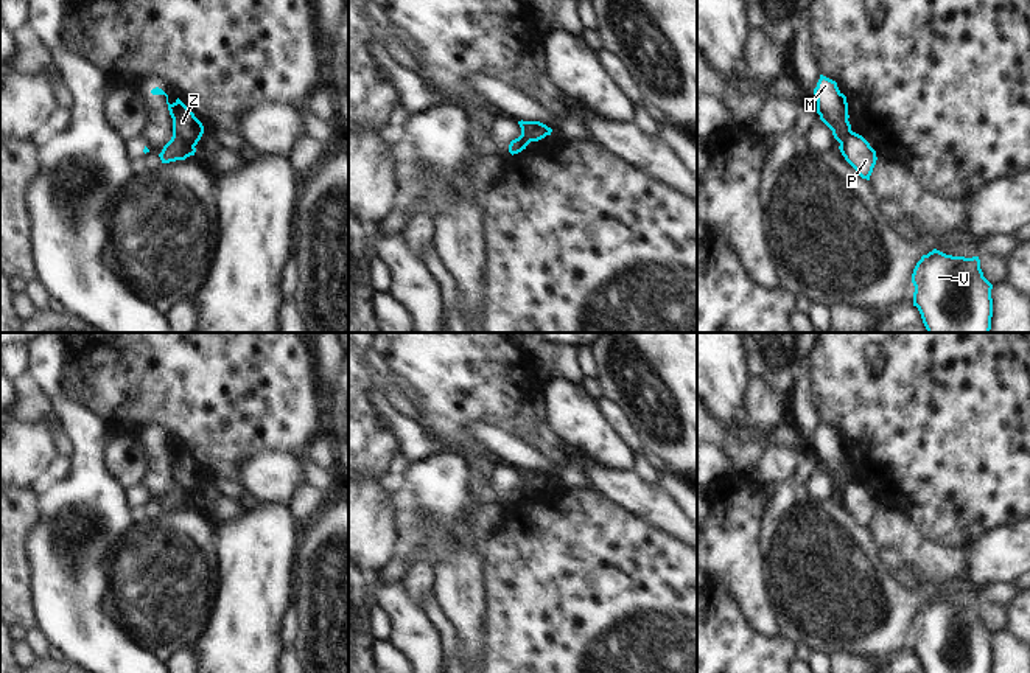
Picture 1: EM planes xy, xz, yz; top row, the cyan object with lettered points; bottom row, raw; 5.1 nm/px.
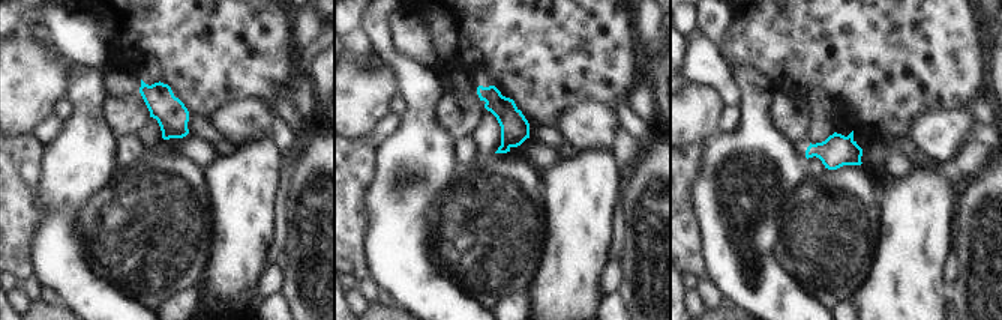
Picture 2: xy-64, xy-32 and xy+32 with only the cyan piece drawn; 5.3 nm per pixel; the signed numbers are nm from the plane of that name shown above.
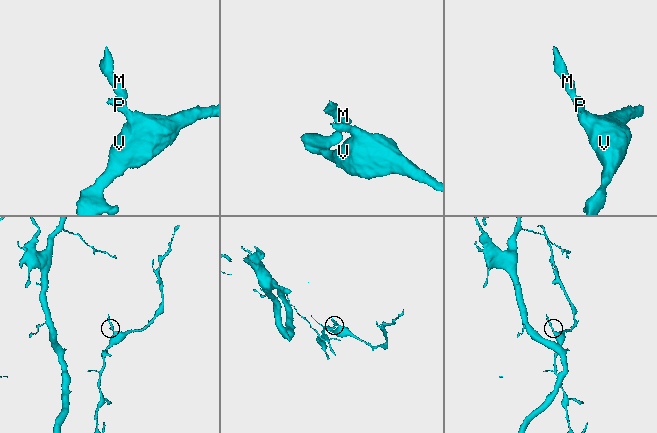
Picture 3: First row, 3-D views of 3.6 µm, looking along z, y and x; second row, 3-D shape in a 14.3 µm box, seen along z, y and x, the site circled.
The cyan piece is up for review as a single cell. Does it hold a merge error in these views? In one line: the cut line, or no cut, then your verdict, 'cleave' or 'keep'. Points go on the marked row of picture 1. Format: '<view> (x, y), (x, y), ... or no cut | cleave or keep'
xy (173, 134), (193, 146) | cleave

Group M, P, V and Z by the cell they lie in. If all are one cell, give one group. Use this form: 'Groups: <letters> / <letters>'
Groups: M Z / P V.

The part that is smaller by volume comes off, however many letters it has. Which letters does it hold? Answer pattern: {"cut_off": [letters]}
{"cut_off": ["M", "Z"]}

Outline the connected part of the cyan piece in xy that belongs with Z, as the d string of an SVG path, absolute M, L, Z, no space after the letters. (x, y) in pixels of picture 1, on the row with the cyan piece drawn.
M159 87L152 89L151 93L166 96L168 110L173 118L173 135L190 146L196 146L204 134L204 126L194 113L179 98L170 104L168 95Z

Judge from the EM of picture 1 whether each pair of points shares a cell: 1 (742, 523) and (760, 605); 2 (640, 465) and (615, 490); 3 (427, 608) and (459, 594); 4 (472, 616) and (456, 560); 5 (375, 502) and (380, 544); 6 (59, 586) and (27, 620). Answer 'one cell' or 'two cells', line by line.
1: one cell
2: two cells
3: two cells
4: one cell
5: one cell
6: two cells

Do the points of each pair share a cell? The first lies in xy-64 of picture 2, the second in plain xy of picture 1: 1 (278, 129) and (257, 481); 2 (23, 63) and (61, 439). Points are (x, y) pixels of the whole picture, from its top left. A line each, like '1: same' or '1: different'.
1: different
2: different

